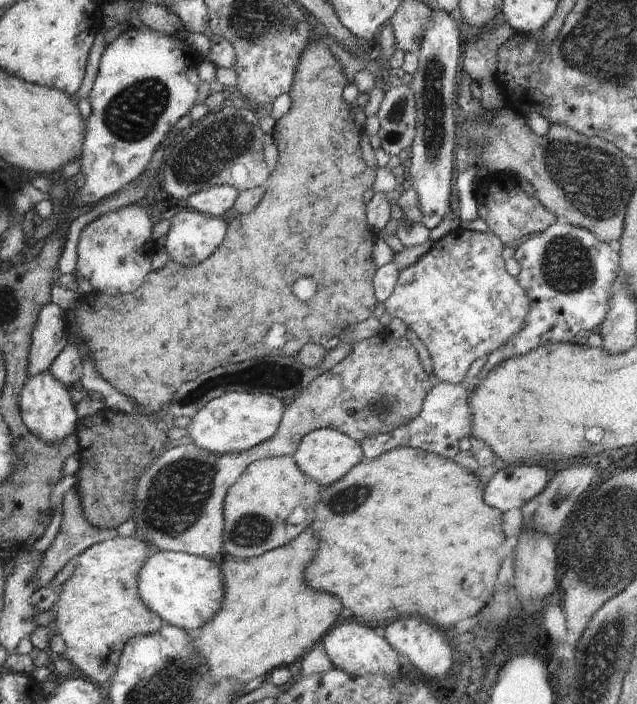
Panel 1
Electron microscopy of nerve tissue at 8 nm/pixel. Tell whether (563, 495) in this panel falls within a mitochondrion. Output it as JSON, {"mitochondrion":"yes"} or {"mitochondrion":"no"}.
{"mitochondrion":"yes"}

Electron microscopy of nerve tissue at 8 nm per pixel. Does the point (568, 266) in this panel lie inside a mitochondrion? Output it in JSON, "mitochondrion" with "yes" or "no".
{"mitochondrion":"yes"}

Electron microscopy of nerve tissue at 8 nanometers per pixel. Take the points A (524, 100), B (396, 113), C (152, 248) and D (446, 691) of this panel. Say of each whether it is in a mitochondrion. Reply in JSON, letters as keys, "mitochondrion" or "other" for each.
{"A":"other","B":"mitochondrion","C":"other","D":"other"}

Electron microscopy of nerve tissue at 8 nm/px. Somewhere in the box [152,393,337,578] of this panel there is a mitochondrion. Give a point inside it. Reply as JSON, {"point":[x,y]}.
{"point":[248,532]}

